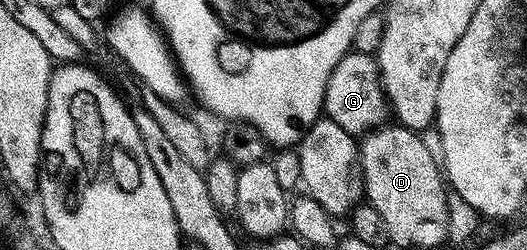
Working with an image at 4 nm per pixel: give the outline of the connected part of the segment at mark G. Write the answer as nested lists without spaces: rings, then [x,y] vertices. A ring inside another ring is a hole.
[[[353,49],[336,64],[335,70],[327,81],[323,111],[326,118],[331,119],[352,135],[366,134],[388,120],[388,101],[381,85],[380,69],[372,54]]]

